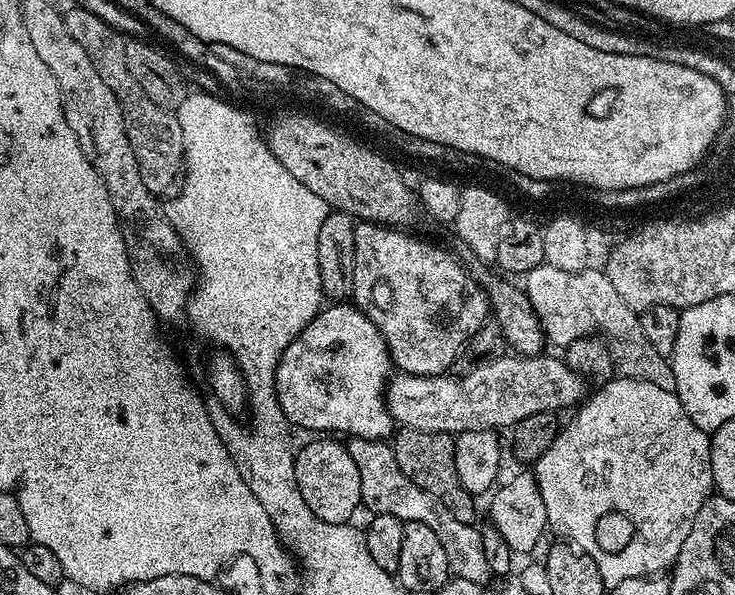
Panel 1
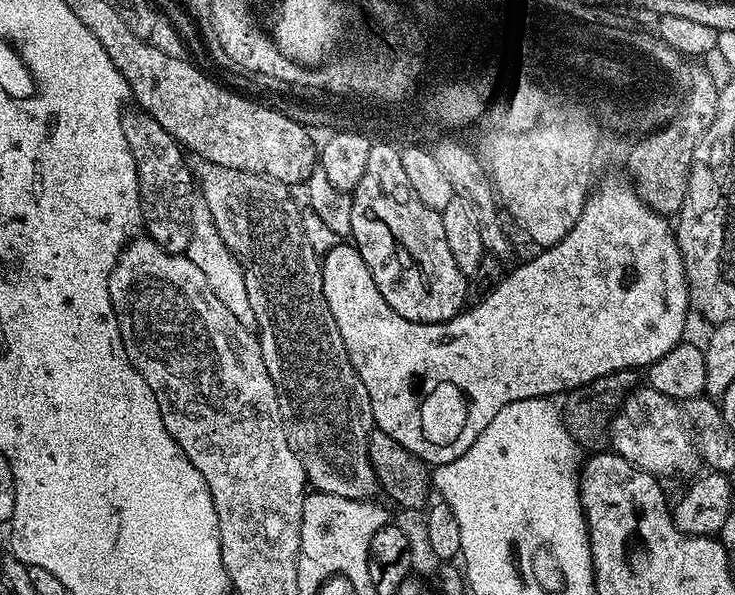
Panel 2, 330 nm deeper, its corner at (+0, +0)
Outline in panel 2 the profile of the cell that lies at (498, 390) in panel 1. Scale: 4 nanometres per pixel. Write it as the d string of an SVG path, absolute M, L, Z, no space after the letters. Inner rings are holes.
M637 387L624 399L616 417L612 419L610 448L617 456L626 458L635 468L641 468L654 477L688 476L701 471L702 461L693 433L686 423L681 405L658 390Z

